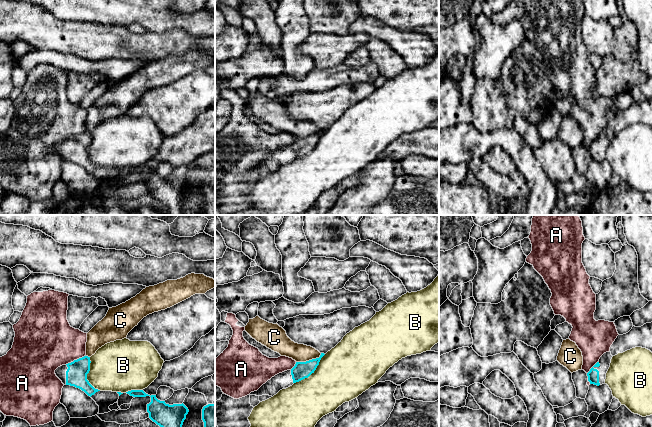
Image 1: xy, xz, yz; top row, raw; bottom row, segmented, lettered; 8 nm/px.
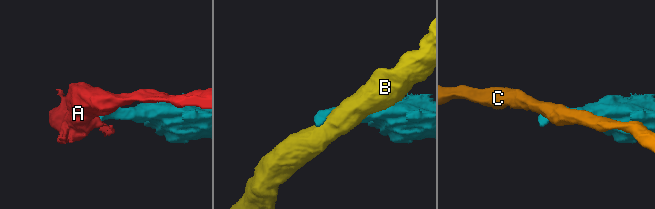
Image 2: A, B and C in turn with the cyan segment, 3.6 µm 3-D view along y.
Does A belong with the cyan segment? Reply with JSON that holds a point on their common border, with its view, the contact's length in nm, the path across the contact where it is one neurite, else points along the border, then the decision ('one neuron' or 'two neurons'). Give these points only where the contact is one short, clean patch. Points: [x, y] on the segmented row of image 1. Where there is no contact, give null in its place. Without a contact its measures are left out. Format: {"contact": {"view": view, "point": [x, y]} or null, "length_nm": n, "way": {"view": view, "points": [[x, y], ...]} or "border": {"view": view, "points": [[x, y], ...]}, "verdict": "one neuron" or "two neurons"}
{"contact": {"view": "xy", "point": [75, 360]}, "length_nm": 180, "border": {"view": "xy", "points": [[85, 355], [65, 364]]}, "verdict": "two neurons"}

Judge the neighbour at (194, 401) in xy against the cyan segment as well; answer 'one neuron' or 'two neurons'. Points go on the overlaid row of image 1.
two neurons

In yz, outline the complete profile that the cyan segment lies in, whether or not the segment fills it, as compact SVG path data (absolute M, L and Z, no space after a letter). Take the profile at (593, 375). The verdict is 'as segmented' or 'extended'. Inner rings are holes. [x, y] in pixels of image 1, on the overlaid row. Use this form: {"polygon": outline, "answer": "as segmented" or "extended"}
{"polygon": "M652 322L641 327L633 326L628 333L618 335L610 351L604 353L587 373L590 384L597 386L604 384L612 357L635 347L646 348L652 352Z", "answer": "extended"}

